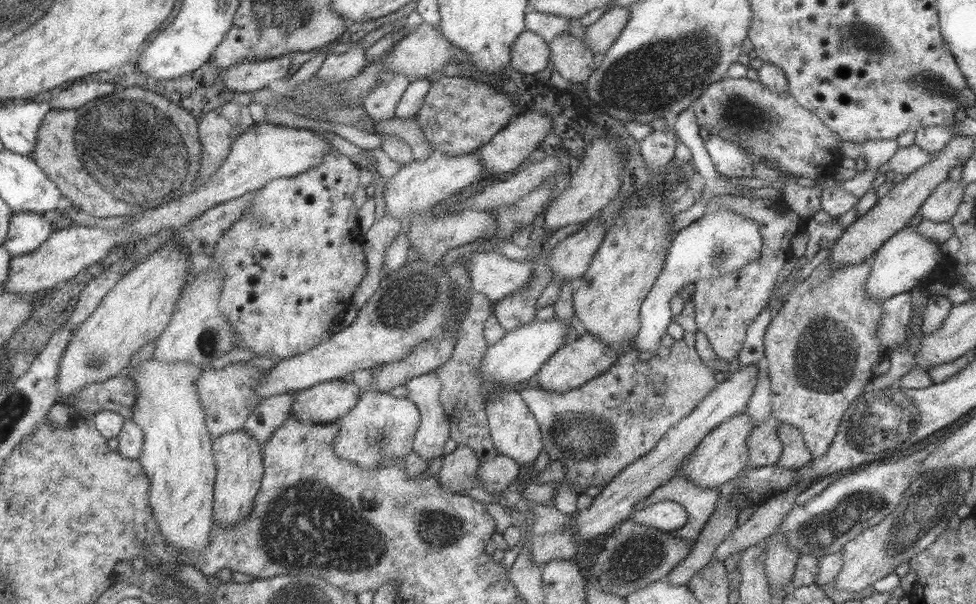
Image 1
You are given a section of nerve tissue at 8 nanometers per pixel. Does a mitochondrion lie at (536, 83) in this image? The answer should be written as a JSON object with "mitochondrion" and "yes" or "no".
{"mitochondrion":"no"}

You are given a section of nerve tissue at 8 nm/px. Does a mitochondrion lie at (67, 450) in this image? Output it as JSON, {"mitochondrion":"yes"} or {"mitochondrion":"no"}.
{"mitochondrion":"no"}

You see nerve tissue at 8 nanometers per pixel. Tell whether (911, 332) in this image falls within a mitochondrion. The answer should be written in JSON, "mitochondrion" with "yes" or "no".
{"mitochondrion":"no"}

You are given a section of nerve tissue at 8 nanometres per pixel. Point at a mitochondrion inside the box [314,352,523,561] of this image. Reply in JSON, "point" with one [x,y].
{"point":[437,529]}

